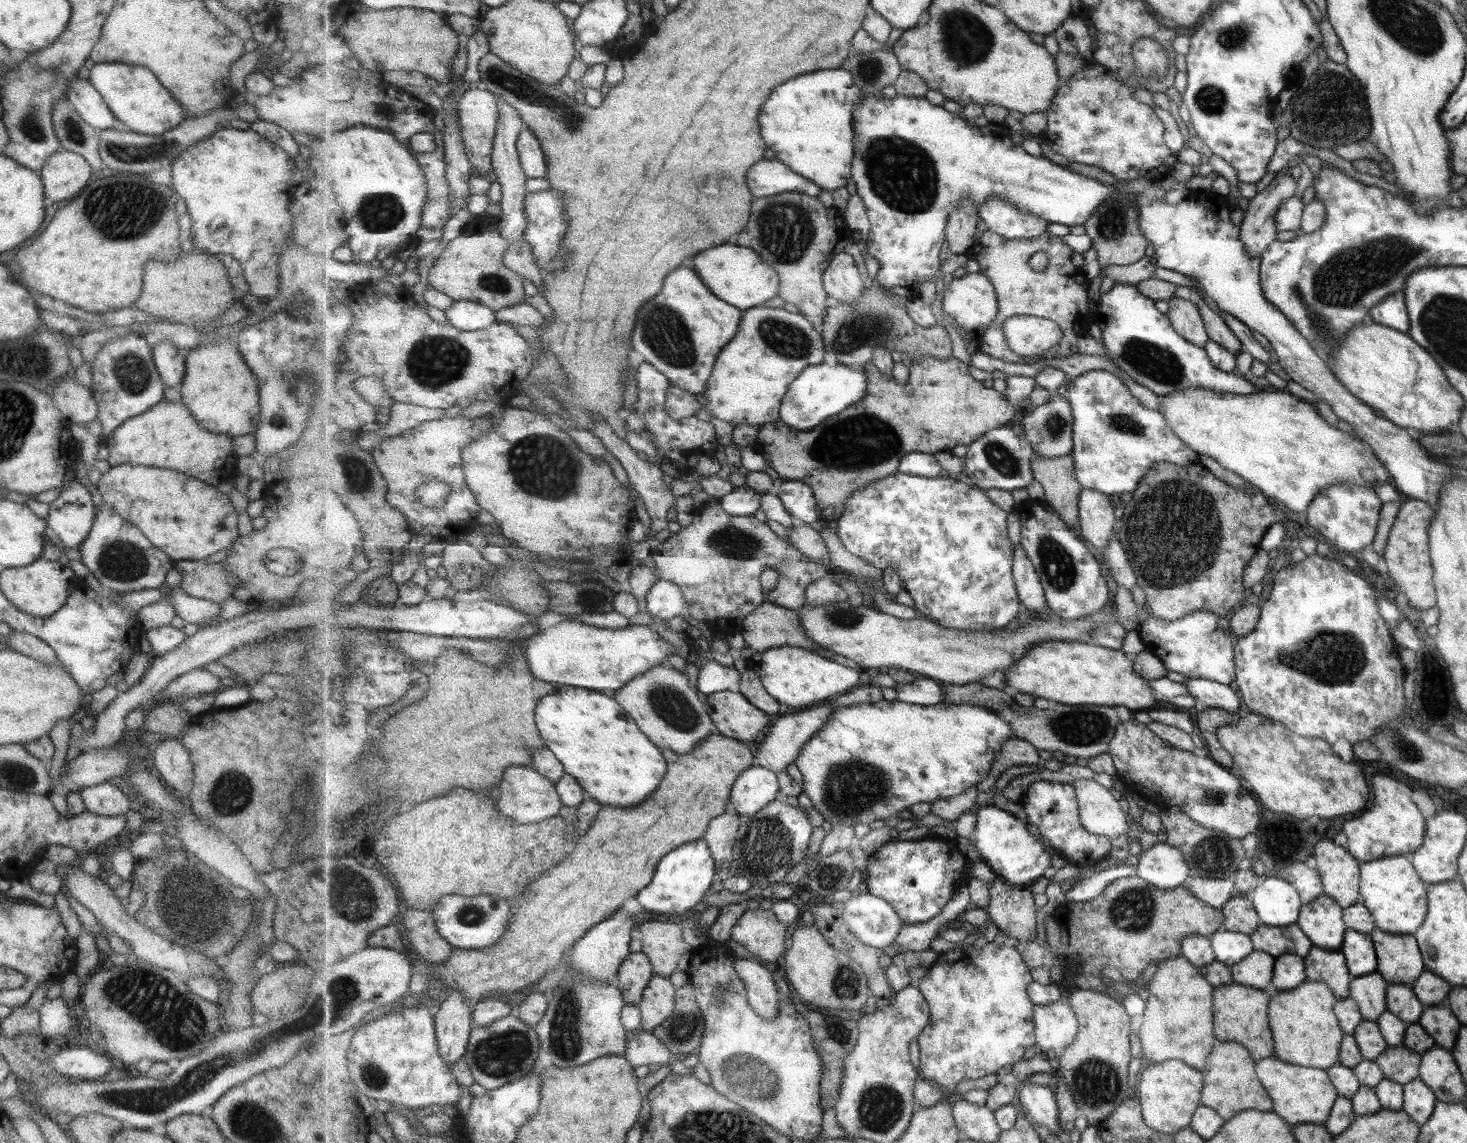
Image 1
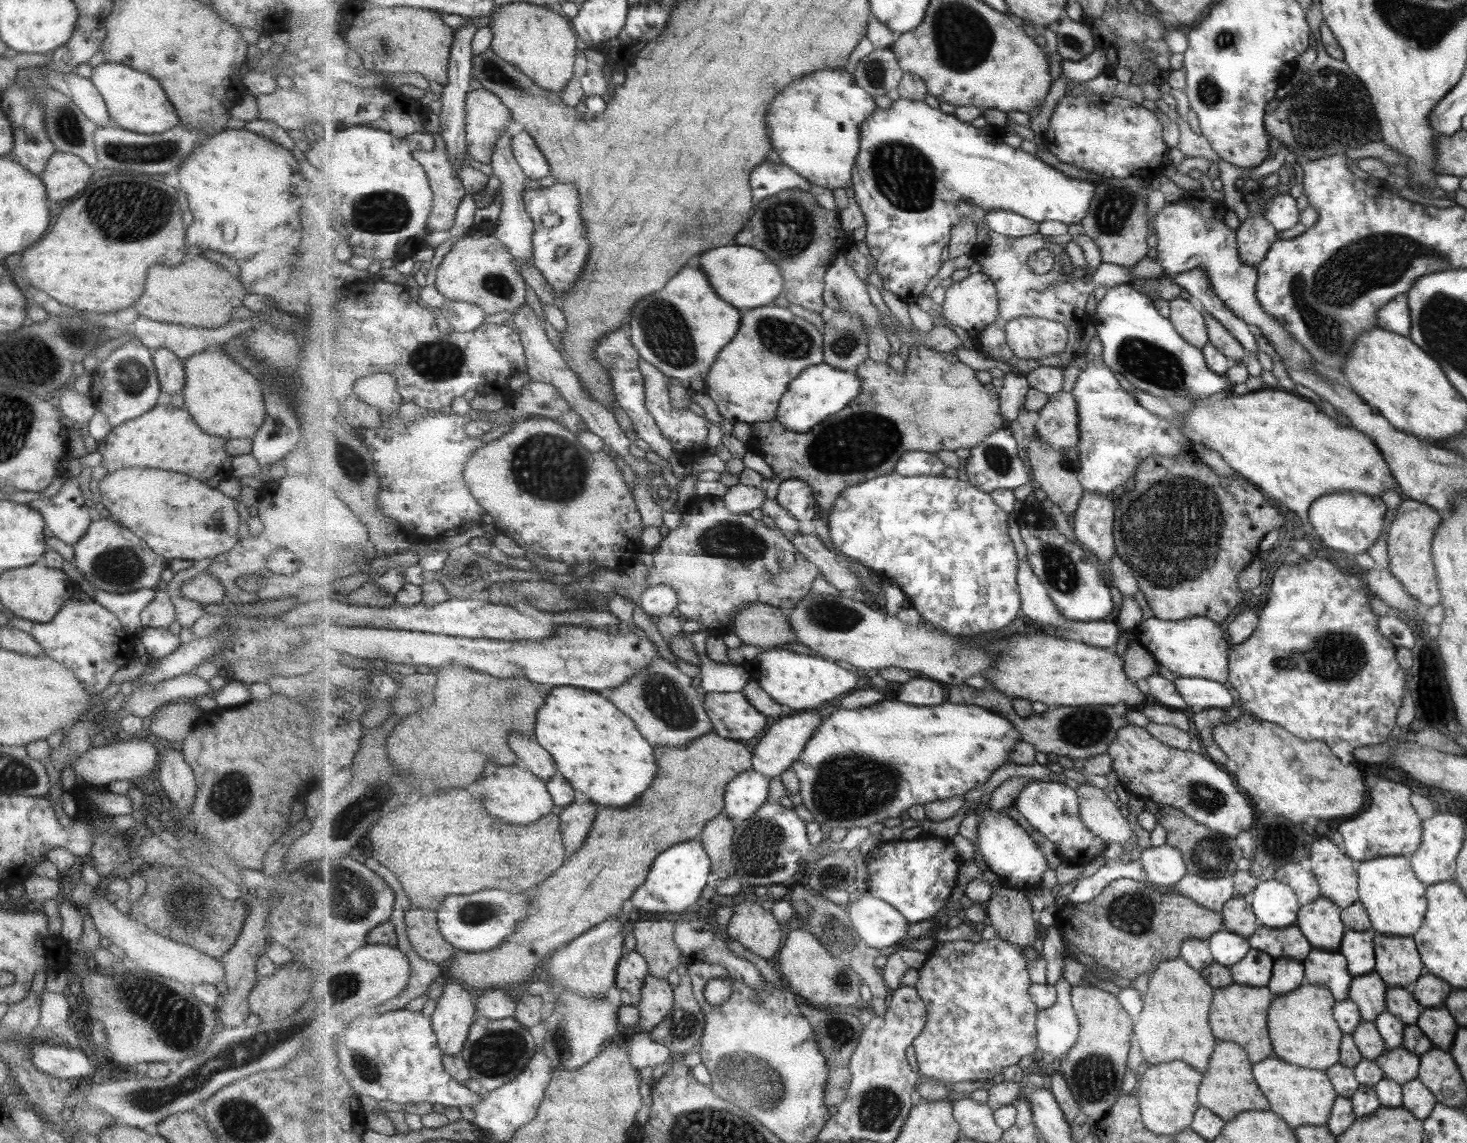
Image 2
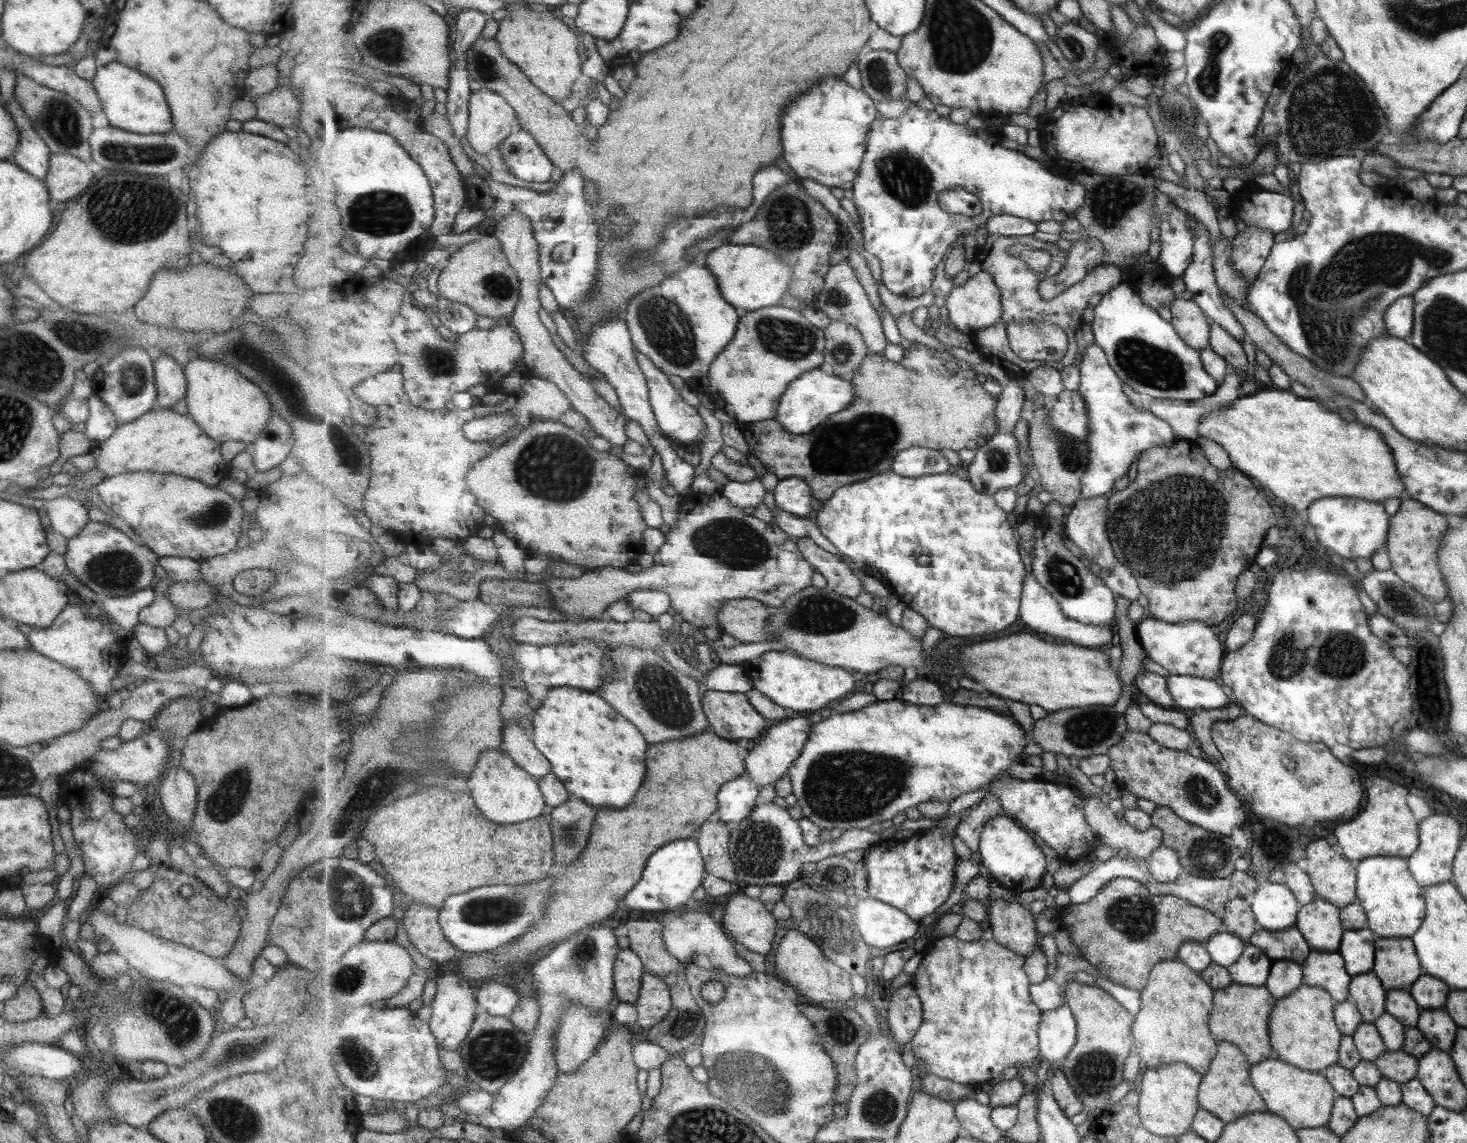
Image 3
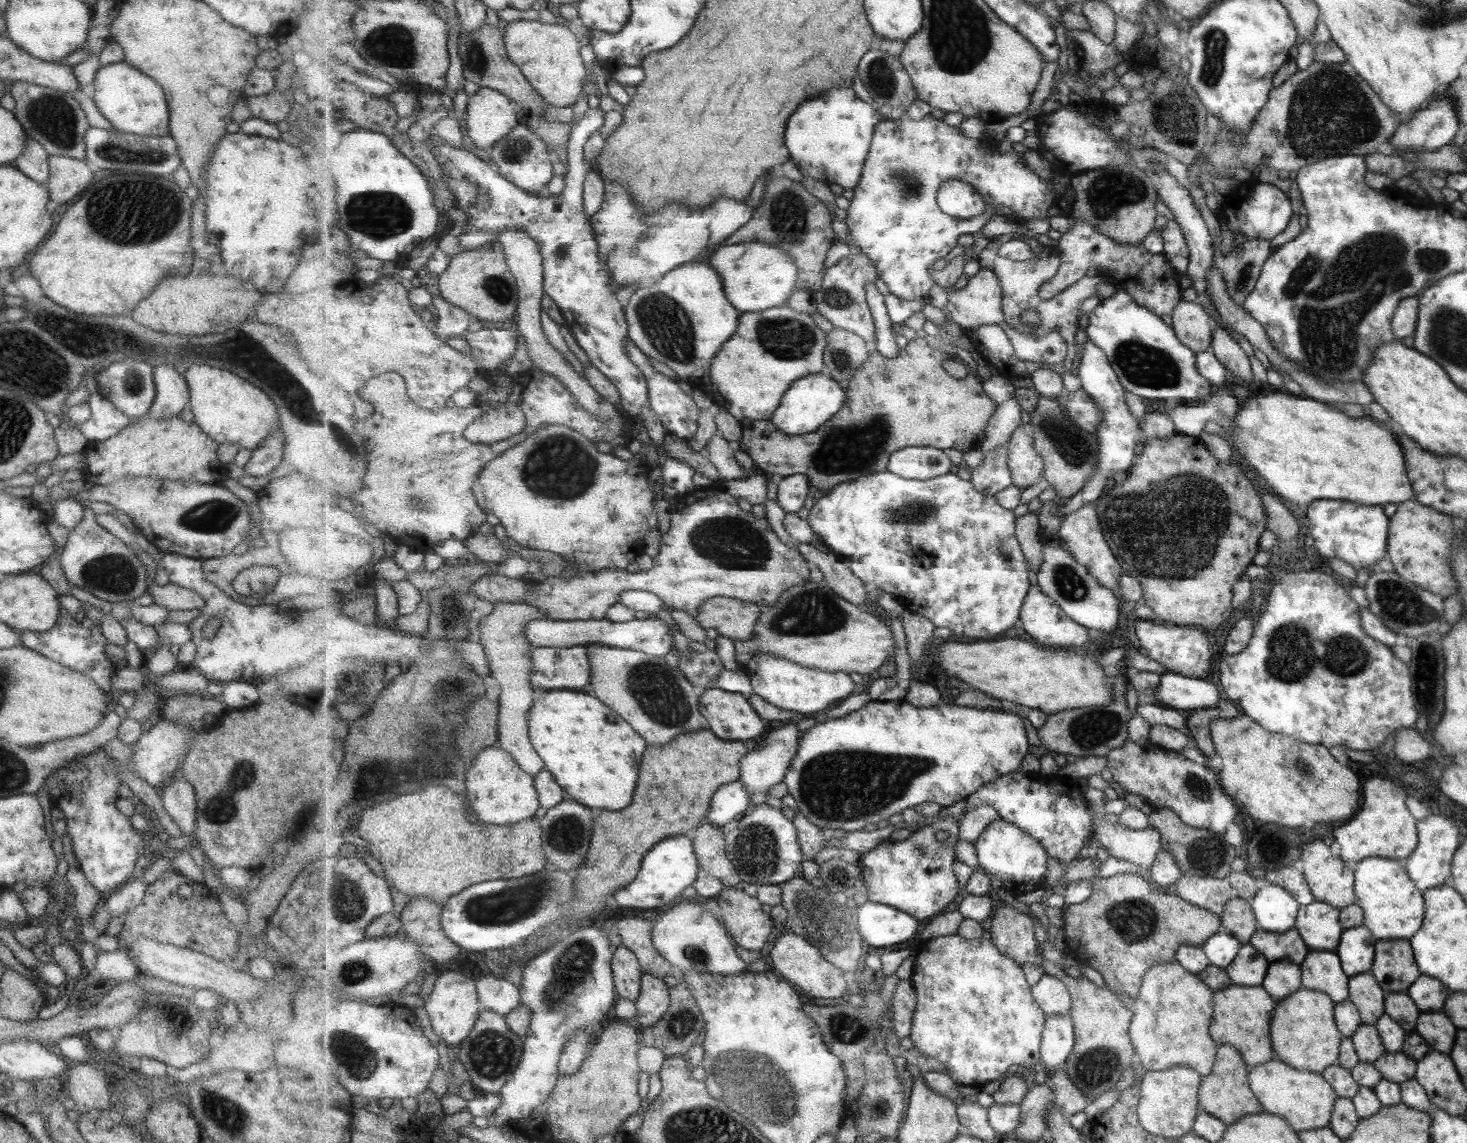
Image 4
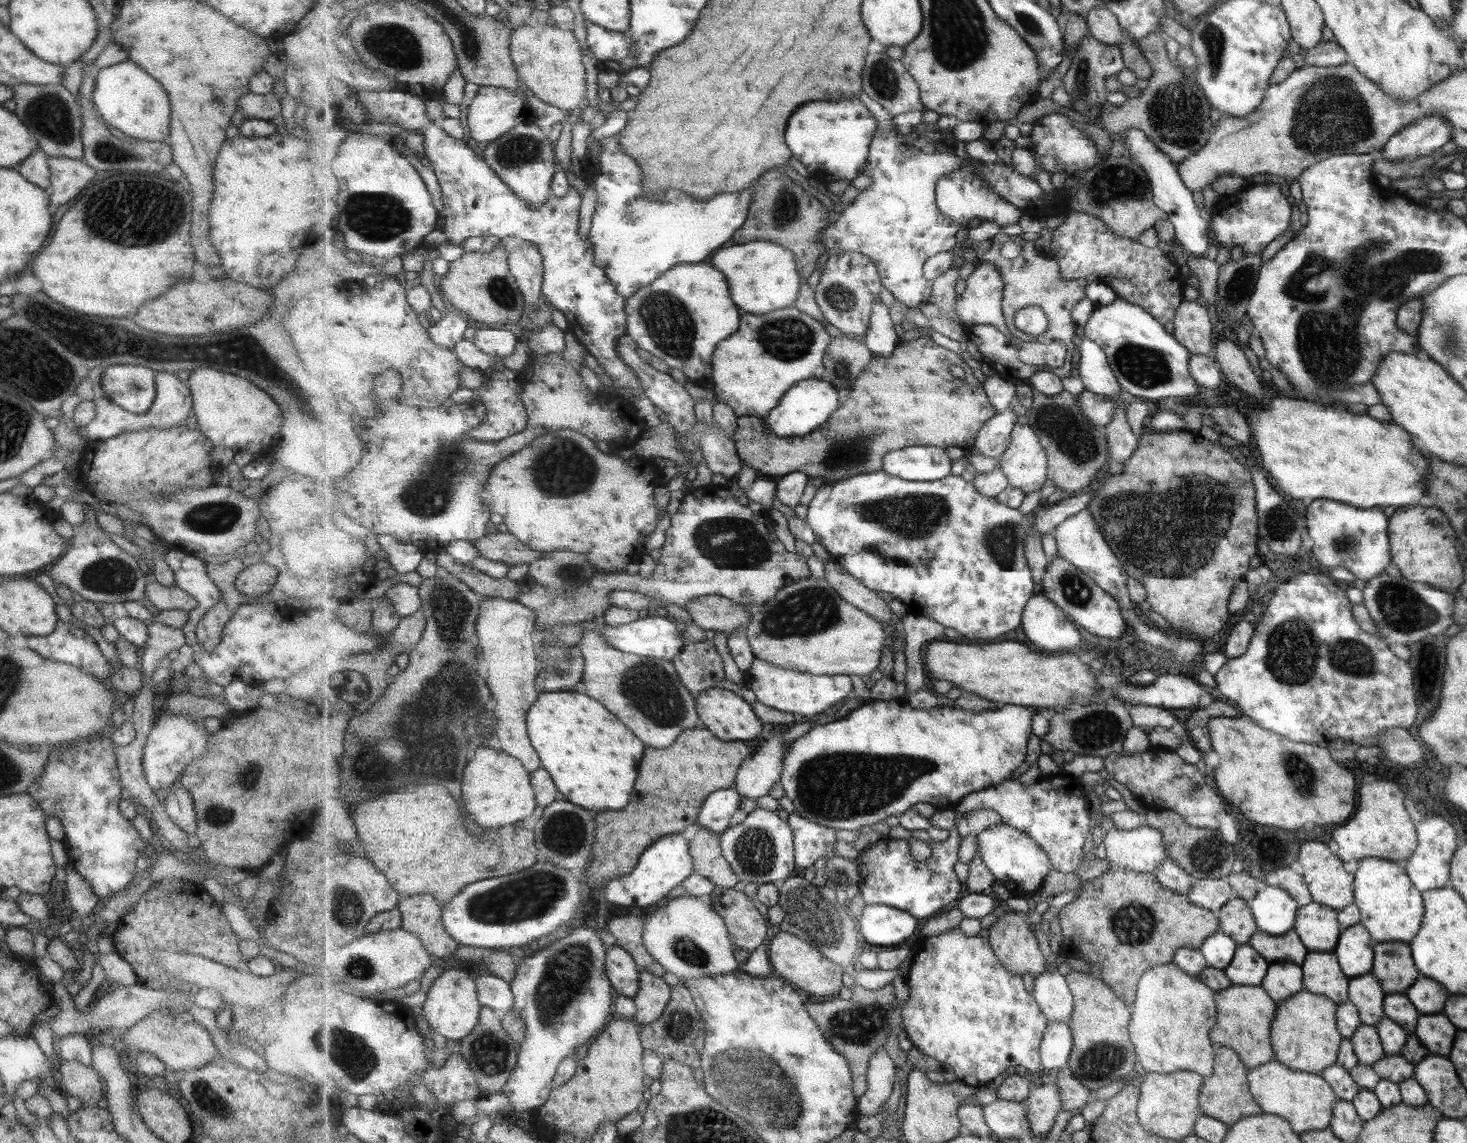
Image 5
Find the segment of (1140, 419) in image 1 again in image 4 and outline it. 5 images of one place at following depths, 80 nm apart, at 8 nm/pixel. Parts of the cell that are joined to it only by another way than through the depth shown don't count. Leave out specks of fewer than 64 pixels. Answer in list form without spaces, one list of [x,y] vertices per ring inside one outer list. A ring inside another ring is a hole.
[[[1088,339],[1080,350],[1078,361],[1080,363],[1078,377],[1081,380],[1081,388],[1097,401],[1097,404],[1104,412],[1105,420],[1101,423],[1097,432],[1100,442],[1100,462],[1097,465],[1097,473],[1093,475],[1093,479],[1087,483],[1083,491],[1075,494],[1070,500],[1060,503],[1057,516],[1062,519],[1070,513],[1101,499],[1110,489],[1113,483],[1112,476],[1115,472],[1128,472],[1125,471],[1125,468],[1131,466],[1131,444],[1133,442],[1137,442],[1139,438],[1146,438],[1146,441],[1153,437],[1162,439],[1171,436],[1175,432],[1173,422],[1165,414],[1155,414],[1155,411],[1143,413],[1139,422],[1131,418],[1131,414],[1125,406],[1124,386],[1121,384],[1116,371],[1113,370],[1108,355],[1096,343]]]

